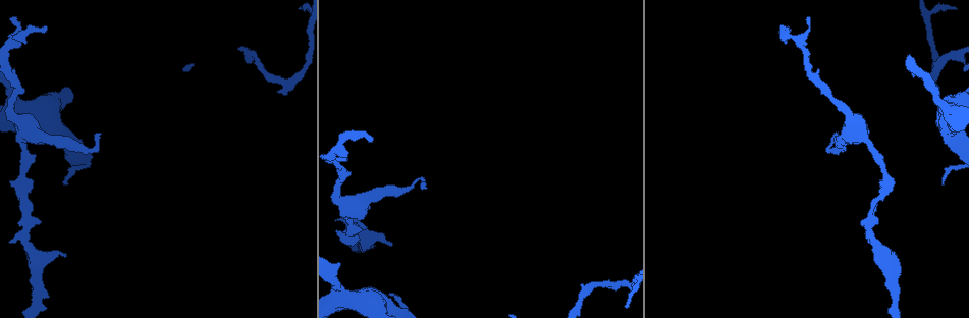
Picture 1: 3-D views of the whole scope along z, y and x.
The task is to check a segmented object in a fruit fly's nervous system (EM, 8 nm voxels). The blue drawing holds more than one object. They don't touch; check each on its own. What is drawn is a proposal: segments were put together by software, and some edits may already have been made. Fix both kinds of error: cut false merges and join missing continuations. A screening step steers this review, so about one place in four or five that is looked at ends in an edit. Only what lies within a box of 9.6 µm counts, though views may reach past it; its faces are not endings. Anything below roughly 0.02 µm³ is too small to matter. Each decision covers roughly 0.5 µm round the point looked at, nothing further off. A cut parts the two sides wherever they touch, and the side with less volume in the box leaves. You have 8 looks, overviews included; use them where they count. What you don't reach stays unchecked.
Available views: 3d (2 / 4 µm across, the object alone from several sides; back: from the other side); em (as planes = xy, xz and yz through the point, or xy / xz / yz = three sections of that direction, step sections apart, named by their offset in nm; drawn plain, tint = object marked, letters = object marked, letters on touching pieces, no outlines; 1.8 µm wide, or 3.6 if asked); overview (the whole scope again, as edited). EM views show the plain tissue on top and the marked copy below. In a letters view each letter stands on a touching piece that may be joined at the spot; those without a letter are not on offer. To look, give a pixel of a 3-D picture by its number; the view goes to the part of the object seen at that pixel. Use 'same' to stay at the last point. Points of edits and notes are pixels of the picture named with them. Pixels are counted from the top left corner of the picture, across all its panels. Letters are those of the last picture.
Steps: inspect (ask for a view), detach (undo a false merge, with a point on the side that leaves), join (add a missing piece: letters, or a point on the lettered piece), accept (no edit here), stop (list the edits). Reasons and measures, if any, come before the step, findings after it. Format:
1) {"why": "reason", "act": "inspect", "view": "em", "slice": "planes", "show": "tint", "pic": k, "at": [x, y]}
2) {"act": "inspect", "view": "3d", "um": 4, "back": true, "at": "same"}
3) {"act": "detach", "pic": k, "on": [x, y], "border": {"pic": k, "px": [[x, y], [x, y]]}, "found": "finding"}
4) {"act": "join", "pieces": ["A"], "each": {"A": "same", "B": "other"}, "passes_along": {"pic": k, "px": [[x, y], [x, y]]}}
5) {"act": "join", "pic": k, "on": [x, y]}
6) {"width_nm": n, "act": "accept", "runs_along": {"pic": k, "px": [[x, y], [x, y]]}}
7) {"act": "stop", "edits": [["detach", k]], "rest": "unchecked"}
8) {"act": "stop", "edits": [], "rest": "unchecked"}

{"why": "an open end", "act": "inspect", "view": "em", "slice": "xz", "step": 4, "show": "letters", "pic": 1, "at": [914, 75]}

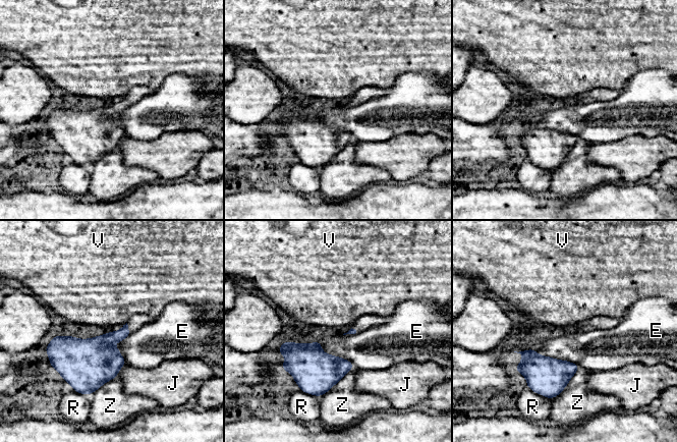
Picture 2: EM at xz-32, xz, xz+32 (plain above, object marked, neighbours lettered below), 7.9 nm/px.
{"act": "accept", "each": {"E": "other", "J": "other", "R": "other", "V": "other", "Z": "other"}, "border": {"pic": 2, "px": [[534, 349], [539, 354], [579, 366]]}, "found": "no lettered piece goes on from it"}

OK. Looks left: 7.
{"why": "long arm stops here", "act": "inspect", "view": "em", "slice": "yz", "step": 16, "show": "tint", "pic": 1, "at": [65, 184]}

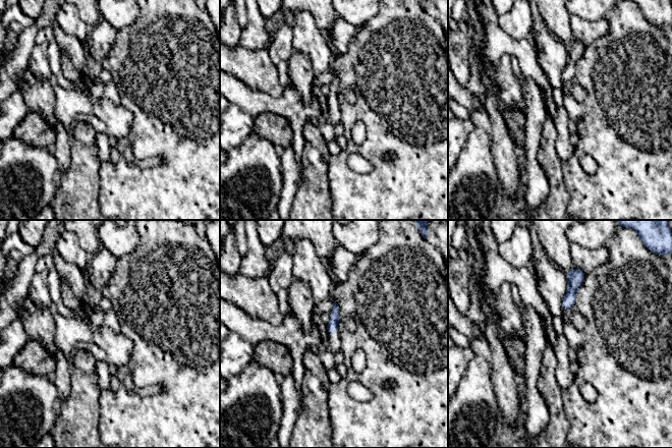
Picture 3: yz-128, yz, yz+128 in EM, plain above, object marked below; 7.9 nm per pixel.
{"why": "another direction", "act": "inspect", "view": "em", "slice": "planes", "show": "letters", "at": "same"}

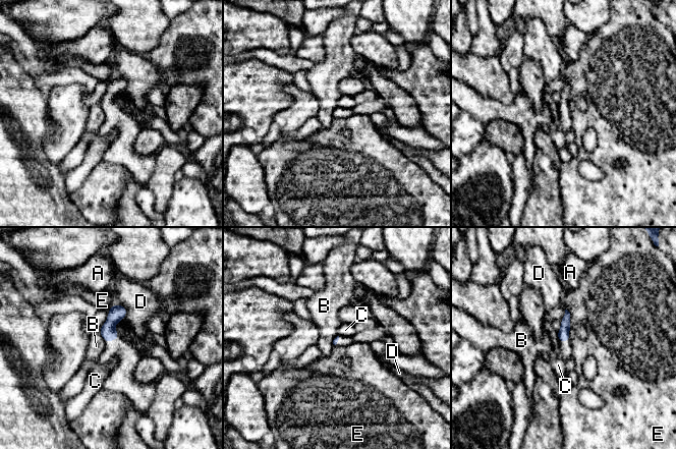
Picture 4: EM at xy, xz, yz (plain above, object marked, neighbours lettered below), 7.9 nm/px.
{"longest_contact_nm": ["E", 260], "act": "accept", "each": {"A": "other", "B": "other", "C": "other", "D": "other", "E": "other"}, "border": {"pic": 4, "px": [[565, 309], [569, 313], [569, 340]]}, "found": "no lettered piece goes on from it"}

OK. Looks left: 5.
{"why": "thick turns thin", "act": "inspect", "view": "3d", "um": 2, "pic": 1, "at": [876, 199]}

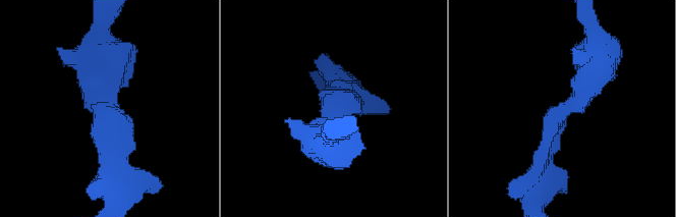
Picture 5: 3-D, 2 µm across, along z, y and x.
{"arm_widths_nm": [200, 240], "act": "inspect", "view": "em", "slice": "xy", "step": 8, "show": "tint", "pic": 5, "at": [102, 115]}

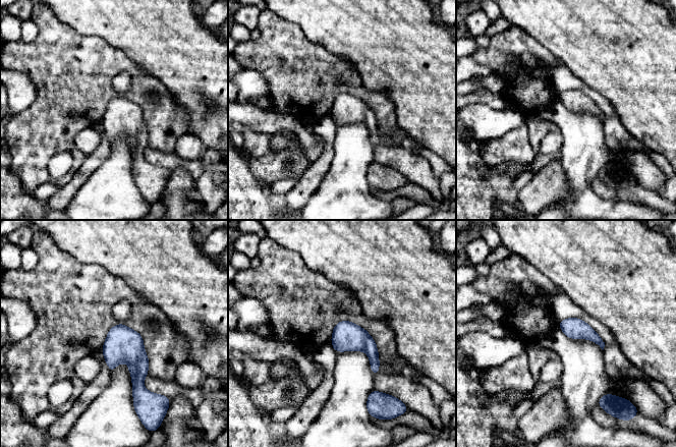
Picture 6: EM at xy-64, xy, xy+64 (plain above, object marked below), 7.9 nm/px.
{"act": "inspect", "view": "em", "slice": "planes", "show": "letters", "at": "same"}

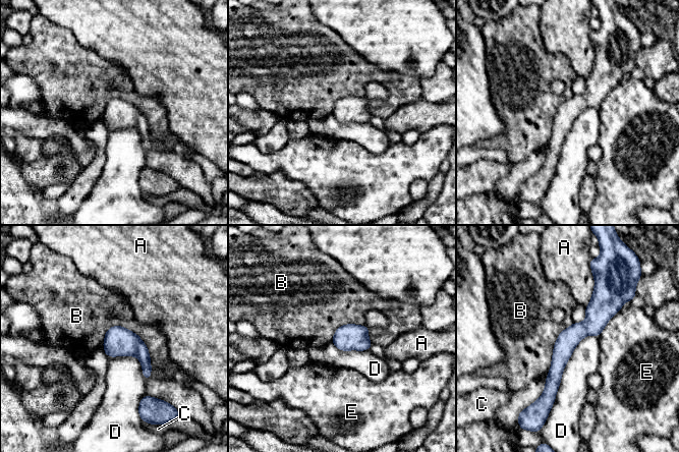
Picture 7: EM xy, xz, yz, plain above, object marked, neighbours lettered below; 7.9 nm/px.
{"longest_contact_nm": ["D", 700], "act": "accept", "each": {"A": "other", "B": "other", "C": "other", "D": "other", "E": "other"}, "found": "all the same neuron"}

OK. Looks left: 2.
{"act": "stop", "edits": [], "rest": "unchecked"}

